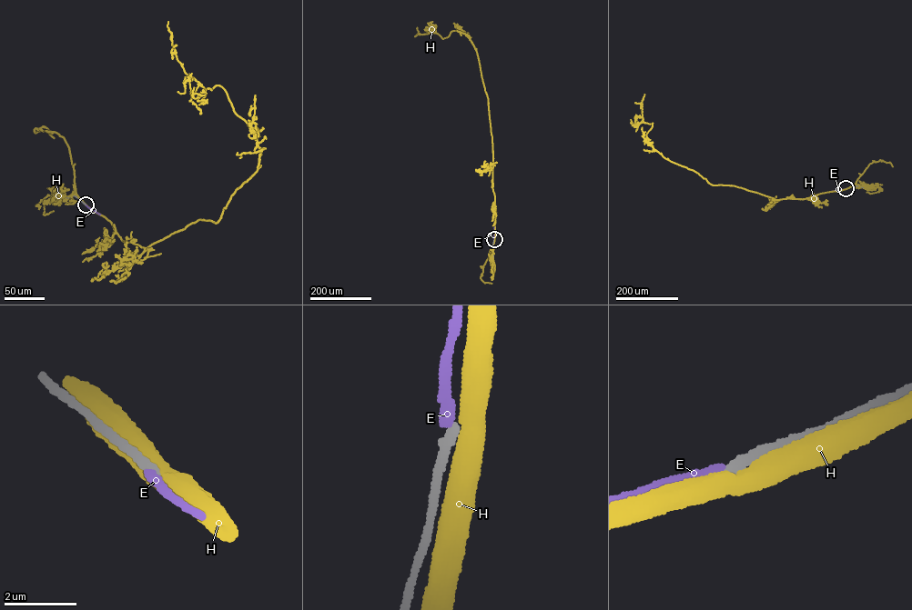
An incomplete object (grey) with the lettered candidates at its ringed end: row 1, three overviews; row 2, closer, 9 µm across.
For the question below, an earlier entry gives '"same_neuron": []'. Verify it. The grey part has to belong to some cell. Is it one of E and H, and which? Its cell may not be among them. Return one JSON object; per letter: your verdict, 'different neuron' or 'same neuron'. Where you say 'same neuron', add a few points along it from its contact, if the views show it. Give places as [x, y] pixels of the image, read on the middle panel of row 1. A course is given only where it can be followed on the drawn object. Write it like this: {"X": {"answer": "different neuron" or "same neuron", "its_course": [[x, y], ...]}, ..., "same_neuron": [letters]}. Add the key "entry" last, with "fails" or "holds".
{"E": {"answer": "different neuron"}, "H": {"answer": "different neuron"}, "same_neuron": [], "entry": "holds"}

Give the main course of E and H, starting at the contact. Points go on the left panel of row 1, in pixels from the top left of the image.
E: (86, 205), (100, 214)
H: (86, 204), (145, 248), (198, 220), (217, 223), (257, 171), (252, 129), (222, 87), (185, 73), (168, 21)

